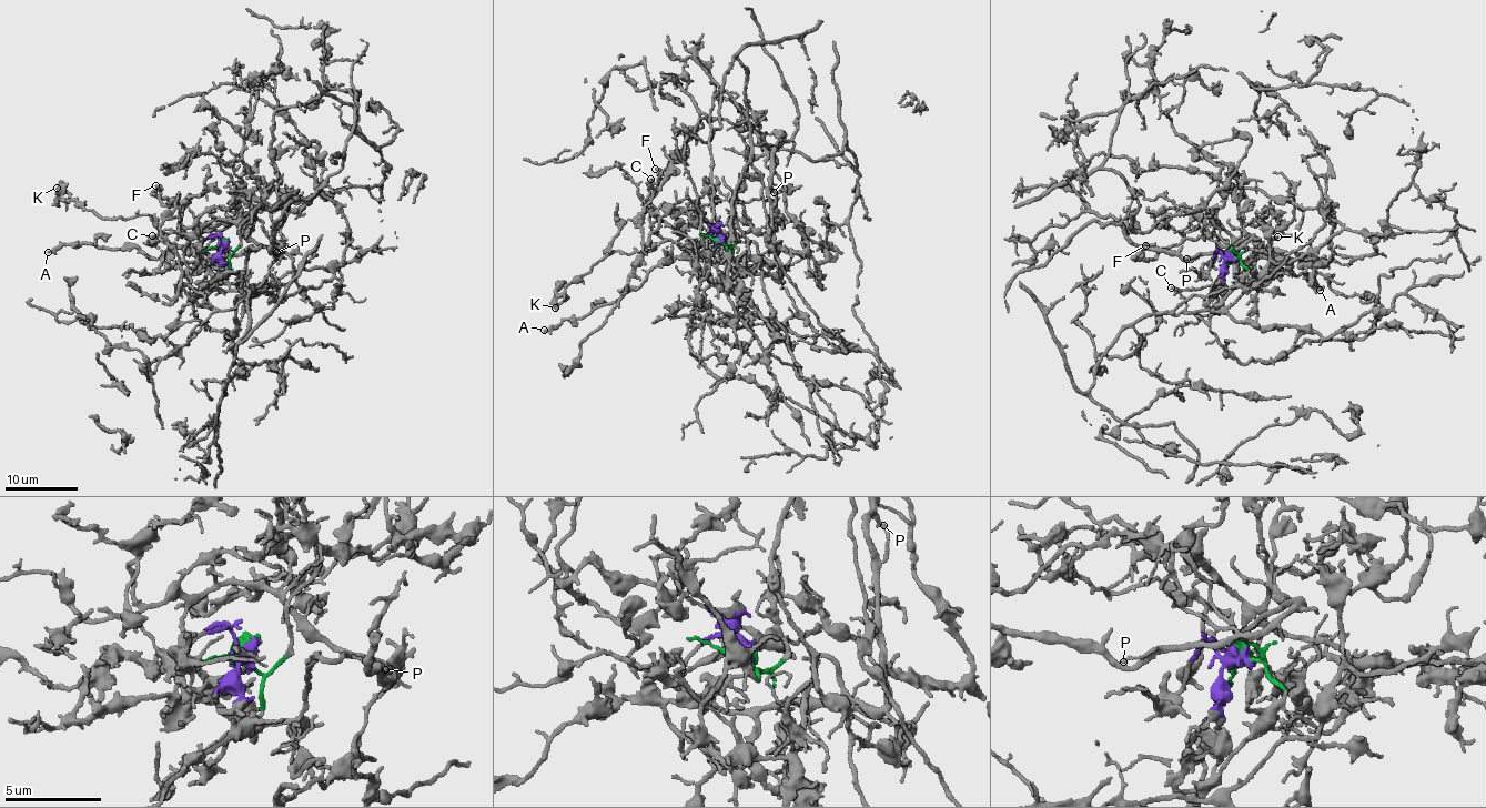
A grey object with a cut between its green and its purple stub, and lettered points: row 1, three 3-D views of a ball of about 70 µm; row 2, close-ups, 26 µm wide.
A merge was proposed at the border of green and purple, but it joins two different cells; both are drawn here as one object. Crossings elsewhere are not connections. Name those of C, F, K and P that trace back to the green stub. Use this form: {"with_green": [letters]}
{"with_green": []}

